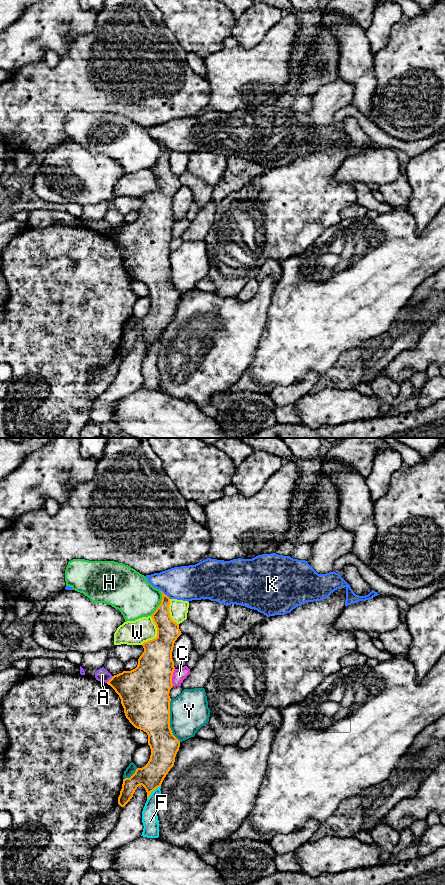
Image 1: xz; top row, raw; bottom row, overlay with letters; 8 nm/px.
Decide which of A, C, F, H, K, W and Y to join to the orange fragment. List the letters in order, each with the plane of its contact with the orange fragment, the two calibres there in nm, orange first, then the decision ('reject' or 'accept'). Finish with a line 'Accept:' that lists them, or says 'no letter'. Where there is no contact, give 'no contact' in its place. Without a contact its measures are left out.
A: xz | 340/110 nm | reject
C: xz | 400/100 nm | reject
F: xz | 200/130 nm | reject
H: xz | 180/320 nm | reject
K: xz | 150/280 nm | reject
W: xz | 280/200 nm | reject
Y: xz | 380/320 nm | reject
Accept: no letter

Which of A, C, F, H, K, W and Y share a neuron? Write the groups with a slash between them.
A / C / F / H / K / W / Y

